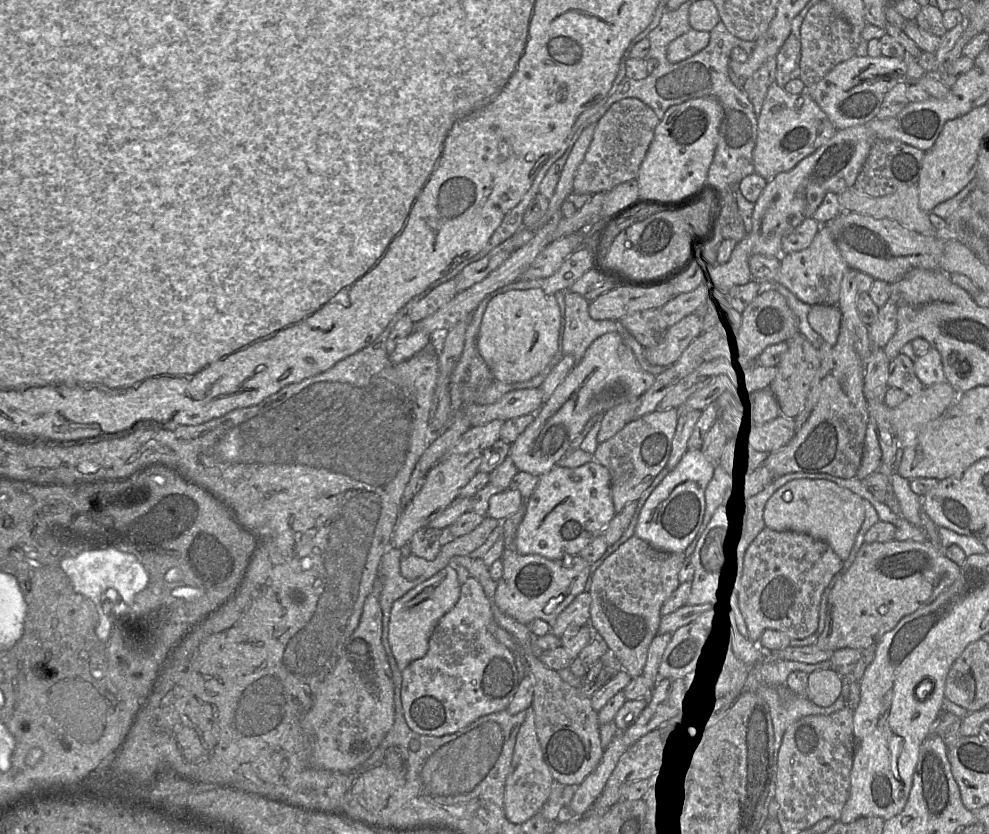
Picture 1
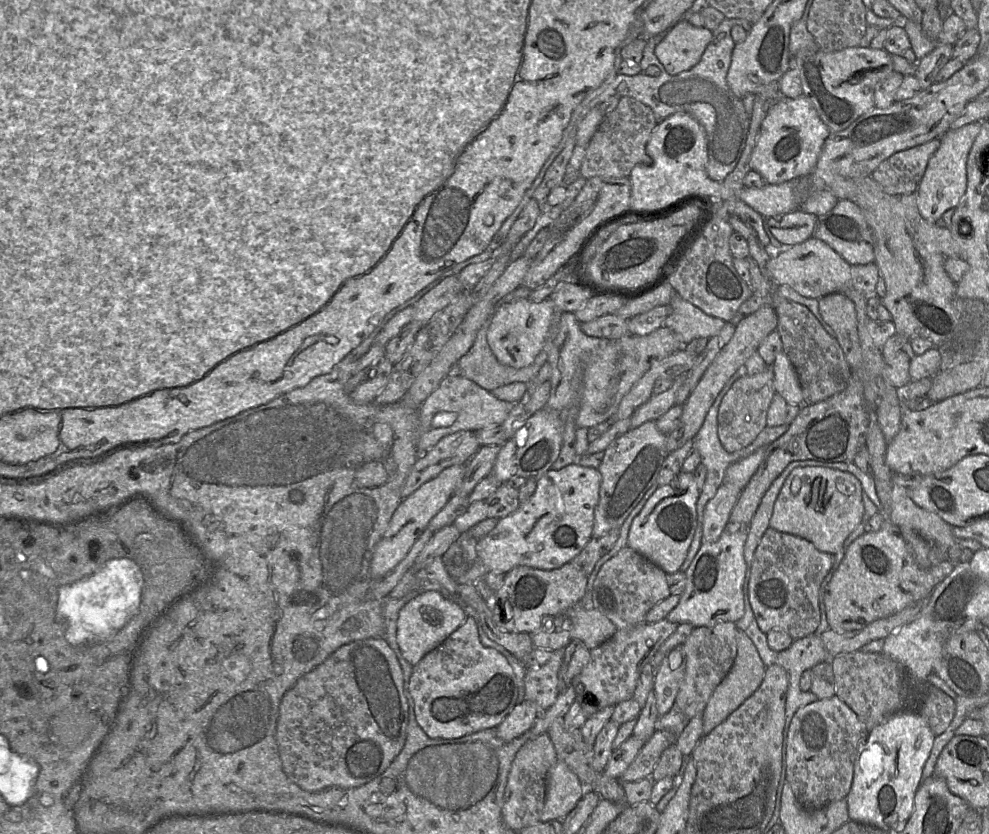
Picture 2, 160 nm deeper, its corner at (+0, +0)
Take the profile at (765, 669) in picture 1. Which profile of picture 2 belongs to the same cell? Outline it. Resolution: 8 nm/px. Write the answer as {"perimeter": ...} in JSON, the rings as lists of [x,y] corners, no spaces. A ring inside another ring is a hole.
{"perimeter":[[[861,650],[831,658],[835,679],[835,696],[841,699],[868,731],[899,713],[916,713],[928,723],[935,736],[944,733],[956,711],[955,701],[928,680],[912,681],[896,661],[879,653]]]}

